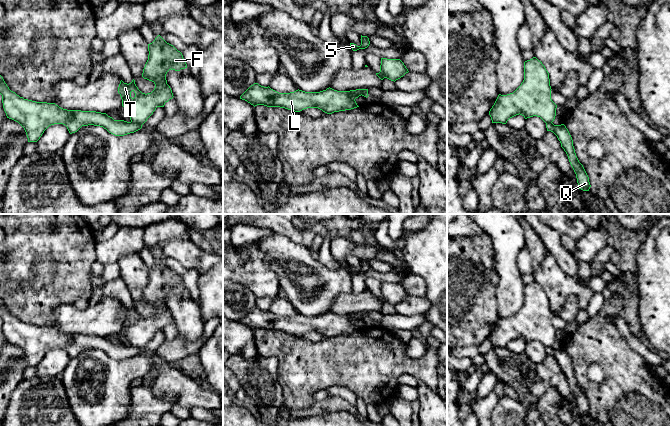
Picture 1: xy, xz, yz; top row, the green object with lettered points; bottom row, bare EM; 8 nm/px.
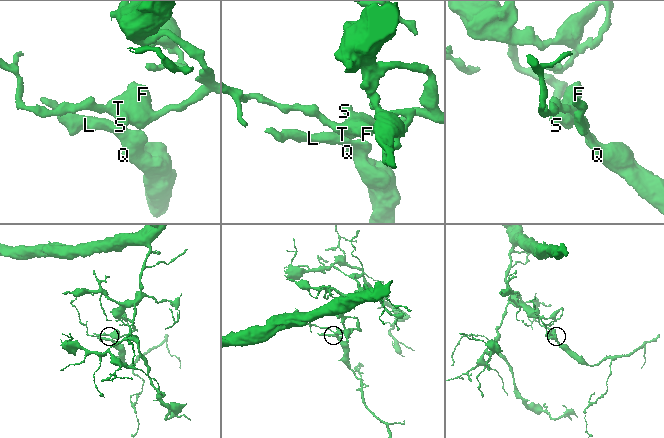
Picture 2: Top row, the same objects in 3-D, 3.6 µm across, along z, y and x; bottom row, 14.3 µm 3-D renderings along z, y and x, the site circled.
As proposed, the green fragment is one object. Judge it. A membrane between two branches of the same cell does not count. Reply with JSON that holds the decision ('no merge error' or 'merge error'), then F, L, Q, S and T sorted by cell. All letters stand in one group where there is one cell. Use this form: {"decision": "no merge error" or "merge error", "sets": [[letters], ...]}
{"decision": "merge error", "sets": [["F", "S", "T"], ["L", "Q"]]}

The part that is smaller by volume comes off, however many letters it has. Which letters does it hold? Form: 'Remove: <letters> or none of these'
Remove: L, Q

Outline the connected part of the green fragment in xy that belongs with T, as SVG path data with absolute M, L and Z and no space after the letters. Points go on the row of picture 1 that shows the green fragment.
M160 35L148 44L148 51L148 60L143 69L142 77L155 84L154 90L151 93L142 93L136 86L134 79L129 84L121 80L118 87L122 106L131 122L141 126L157 107L164 107L165 103L174 97L167 84L167 72L171 69L180 71L187 68L182 53L167 43Z

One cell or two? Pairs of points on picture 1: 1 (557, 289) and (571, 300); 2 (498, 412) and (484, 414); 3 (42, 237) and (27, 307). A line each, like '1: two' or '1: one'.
1: two
2: two
3: one

